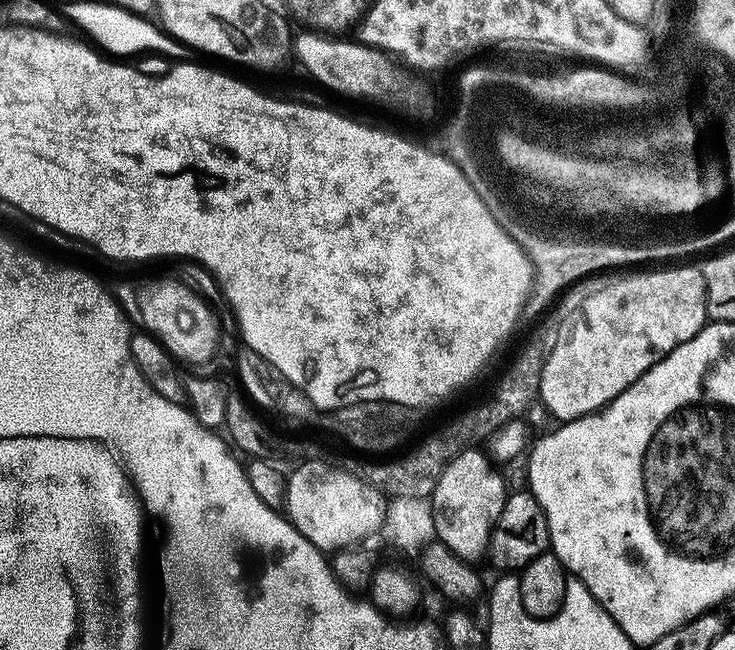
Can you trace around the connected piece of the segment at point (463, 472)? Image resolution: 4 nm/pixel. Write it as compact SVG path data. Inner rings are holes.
M476 446L462 450L462 454L442 470L442 478L438 478L430 497L435 539L455 556L469 562L476 562L479 556L485 555L492 525L498 514L502 514L502 506L510 491L503 474L495 468L493 457L480 450Z

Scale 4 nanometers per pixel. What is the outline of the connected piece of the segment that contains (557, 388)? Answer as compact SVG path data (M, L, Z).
M699 267L696 268L664 268L661 272L640 272L637 276L624 276L613 281L613 284L606 287L606 290L600 290L596 294L590 294L587 300L582 301L578 305L580 311L580 324L572 324L558 338L557 345L554 346L553 353L546 359L545 369L542 370L540 392L538 395L539 403L544 403L544 408L552 416L557 416L557 421L567 422L577 420L579 416L589 416L592 412L598 412L601 408L605 408L611 400L618 398L618 394L622 394L622 390L626 390L633 384L639 376L646 374L646 370L650 370L650 366L657 364L664 356L665 352L672 352L678 346L682 346L682 342L690 342L690 338L694 338L694 334L698 334L704 329L704 325L709 323L710 317L708 307L706 306L706 282L704 281L704 273Z

